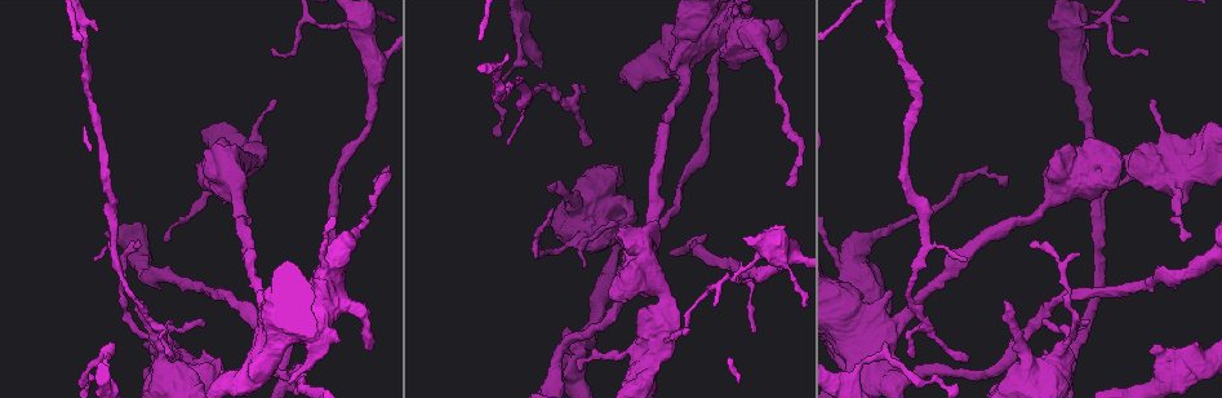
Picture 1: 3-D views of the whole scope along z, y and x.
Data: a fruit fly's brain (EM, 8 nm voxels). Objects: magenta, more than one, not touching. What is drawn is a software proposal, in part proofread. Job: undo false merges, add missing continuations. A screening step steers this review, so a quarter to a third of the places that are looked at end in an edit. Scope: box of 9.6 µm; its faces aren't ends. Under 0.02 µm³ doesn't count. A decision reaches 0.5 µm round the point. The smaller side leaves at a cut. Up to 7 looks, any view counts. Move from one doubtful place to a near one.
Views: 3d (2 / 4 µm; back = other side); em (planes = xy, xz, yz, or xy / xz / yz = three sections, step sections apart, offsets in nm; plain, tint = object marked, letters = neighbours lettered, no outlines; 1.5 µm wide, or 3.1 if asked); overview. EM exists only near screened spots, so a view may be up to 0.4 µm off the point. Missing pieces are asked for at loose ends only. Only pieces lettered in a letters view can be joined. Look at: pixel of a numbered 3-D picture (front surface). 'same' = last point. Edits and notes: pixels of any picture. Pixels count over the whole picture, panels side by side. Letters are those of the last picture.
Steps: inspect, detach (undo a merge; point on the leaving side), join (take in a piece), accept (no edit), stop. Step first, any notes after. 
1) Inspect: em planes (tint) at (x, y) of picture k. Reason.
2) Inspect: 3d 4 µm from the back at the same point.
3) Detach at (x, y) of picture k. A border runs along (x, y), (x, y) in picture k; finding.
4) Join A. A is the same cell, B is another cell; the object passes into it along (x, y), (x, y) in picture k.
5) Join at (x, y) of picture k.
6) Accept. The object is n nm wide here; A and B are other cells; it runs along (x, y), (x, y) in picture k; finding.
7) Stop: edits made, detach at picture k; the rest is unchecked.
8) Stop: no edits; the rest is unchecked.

Inspect: em planes (tint) at (552, 210) of picture 1. Tapers out.

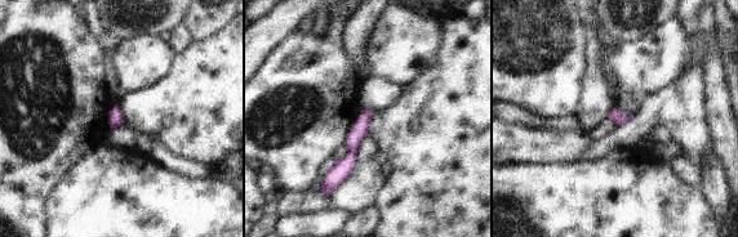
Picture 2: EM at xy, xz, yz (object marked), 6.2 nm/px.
Inspect: em planes (letters) at the same point.

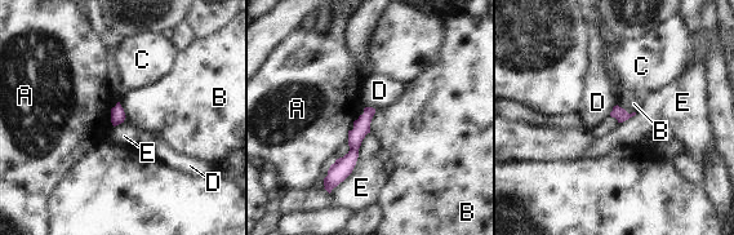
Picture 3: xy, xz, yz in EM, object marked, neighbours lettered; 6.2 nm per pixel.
Accept. The object is 90 nm wide here; A, B, C, D and E are other cells; it runs along (369, 110), (351, 158), (330, 181) in picture 3; none of them fits.

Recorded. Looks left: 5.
Inspect: em planes (letters) at (588, 146) of picture 1. An open end.

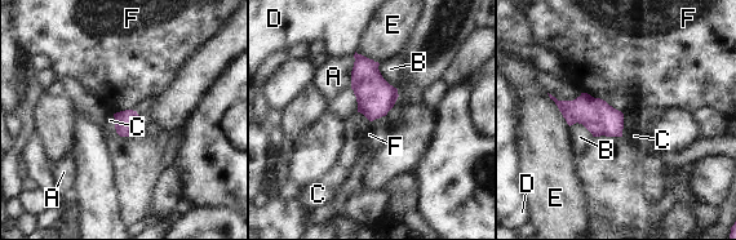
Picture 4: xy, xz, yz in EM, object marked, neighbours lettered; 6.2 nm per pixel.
Accept. A, B, C, D, E and F are other cells; a border runs along (581, 92), (604, 100), (623, 114) in picture 4; no lettered piece goes on from it.

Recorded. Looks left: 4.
Inspect: 3d 2 µm at (635, 89) of picture 1. Branch stops here.

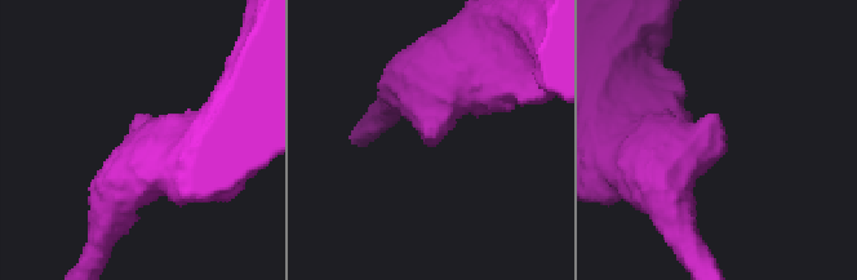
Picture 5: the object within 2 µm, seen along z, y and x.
Inspect: em planes (letters) at (139, 114) of picture 5.

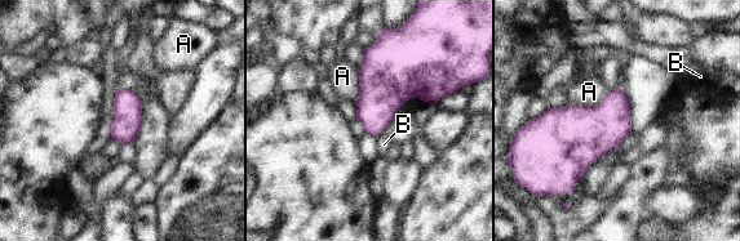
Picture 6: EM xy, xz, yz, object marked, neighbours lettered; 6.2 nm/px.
Accept. A and B are other cells; a border runs along (607, 90), (592, 106), (570, 105) in picture 6; none of them fits.

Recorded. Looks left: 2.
Stop: no edits; the rest is unchecked.

